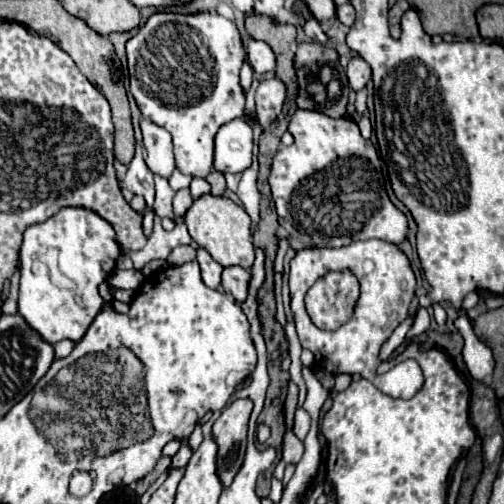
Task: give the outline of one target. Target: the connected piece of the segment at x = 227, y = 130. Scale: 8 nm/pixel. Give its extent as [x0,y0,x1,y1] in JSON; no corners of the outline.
[215,118,253,172]

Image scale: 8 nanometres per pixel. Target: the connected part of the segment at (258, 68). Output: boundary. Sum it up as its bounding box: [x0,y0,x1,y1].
[247,40,275,76]

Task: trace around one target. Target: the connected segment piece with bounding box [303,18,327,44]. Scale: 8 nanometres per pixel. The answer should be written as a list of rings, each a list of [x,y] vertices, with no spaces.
[[[315,18],[307,20],[307,22],[305,22],[305,26],[303,26],[303,30],[305,30],[305,34],[307,34],[311,40],[315,40],[315,42],[321,42],[321,44],[325,44],[325,42],[327,42],[327,36],[325,36],[325,32],[321,30],[321,26],[319,26],[319,22],[317,22]]]

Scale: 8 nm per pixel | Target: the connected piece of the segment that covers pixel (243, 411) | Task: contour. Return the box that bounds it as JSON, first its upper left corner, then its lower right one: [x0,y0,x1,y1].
[211,400,251,488]

